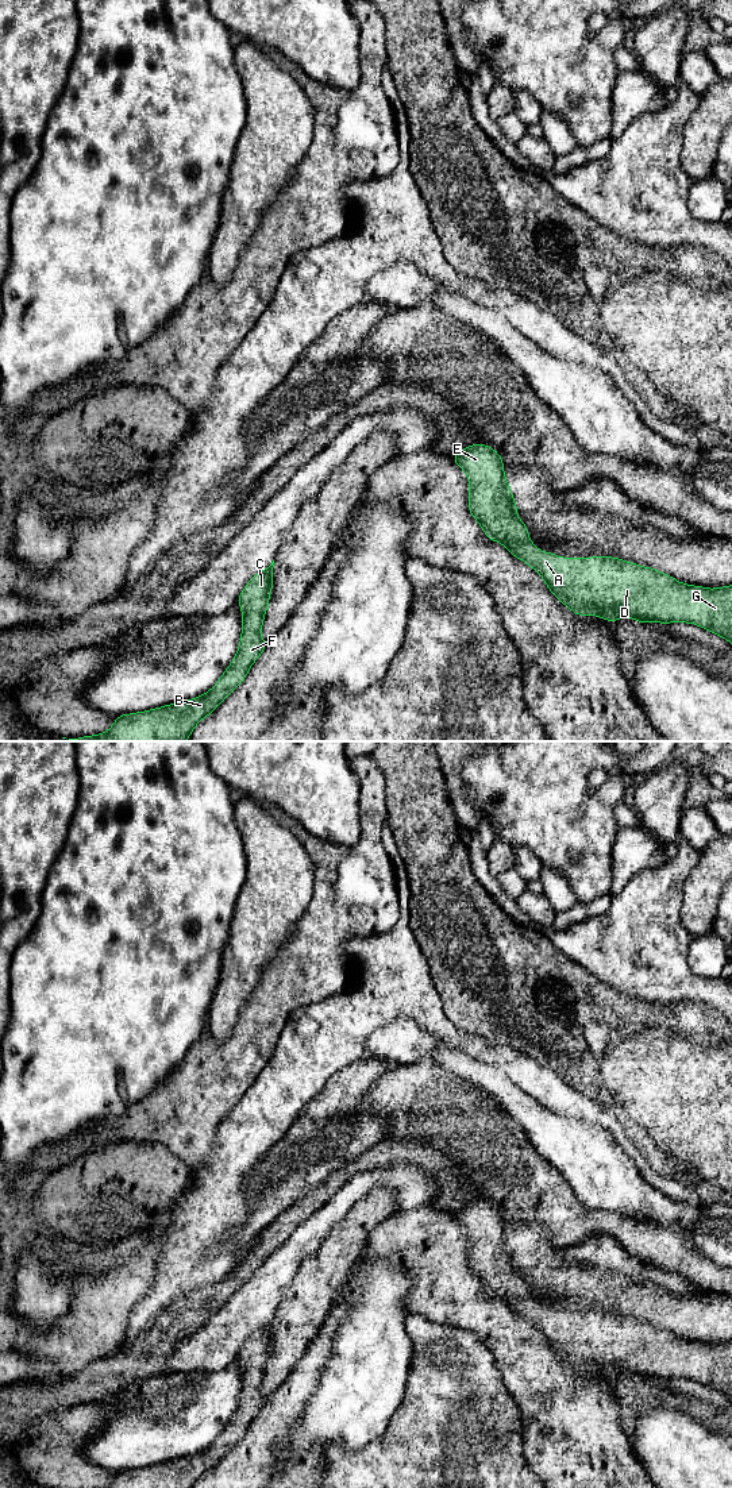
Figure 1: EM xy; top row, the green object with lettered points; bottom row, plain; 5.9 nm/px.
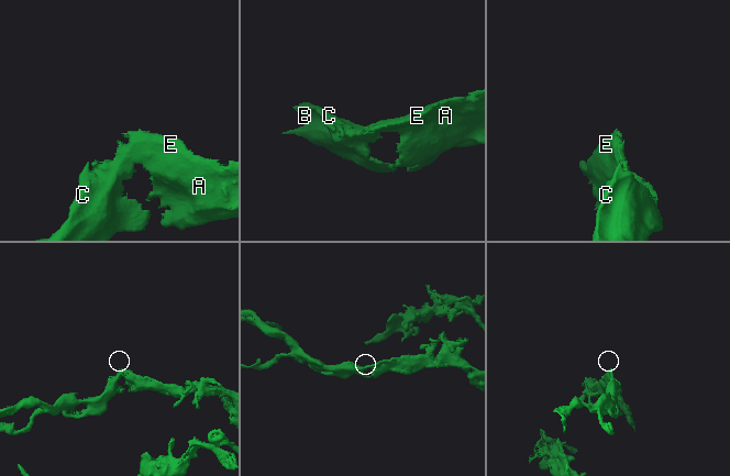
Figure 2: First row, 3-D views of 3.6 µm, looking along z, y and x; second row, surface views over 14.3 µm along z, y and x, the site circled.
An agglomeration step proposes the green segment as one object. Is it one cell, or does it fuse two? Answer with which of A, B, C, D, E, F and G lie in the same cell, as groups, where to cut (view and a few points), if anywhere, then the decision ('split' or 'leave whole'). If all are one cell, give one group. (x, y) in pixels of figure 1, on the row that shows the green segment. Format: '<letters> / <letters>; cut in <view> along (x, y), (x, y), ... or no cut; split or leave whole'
A B C D E F G; no cut; leave whole

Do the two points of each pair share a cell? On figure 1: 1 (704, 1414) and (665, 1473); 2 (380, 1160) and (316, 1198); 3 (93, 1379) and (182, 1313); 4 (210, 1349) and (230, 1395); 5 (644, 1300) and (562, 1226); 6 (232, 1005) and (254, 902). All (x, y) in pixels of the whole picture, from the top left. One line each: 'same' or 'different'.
1: different
2: same
3: same
4: different
5: different
6: same

